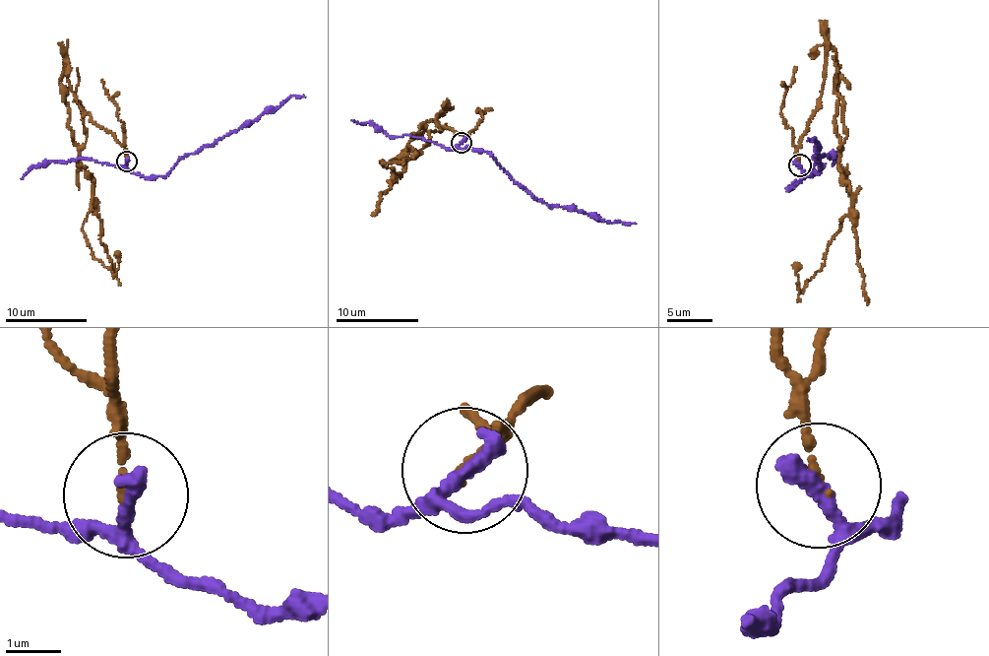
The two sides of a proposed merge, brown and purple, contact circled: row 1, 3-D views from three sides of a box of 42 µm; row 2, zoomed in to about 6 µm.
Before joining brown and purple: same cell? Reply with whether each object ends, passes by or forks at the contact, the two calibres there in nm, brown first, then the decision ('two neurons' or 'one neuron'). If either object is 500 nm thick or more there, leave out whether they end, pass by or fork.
brown ends there; purple passes by; 150 nm thick on the brown side, 240 nm on the other; two neurons

